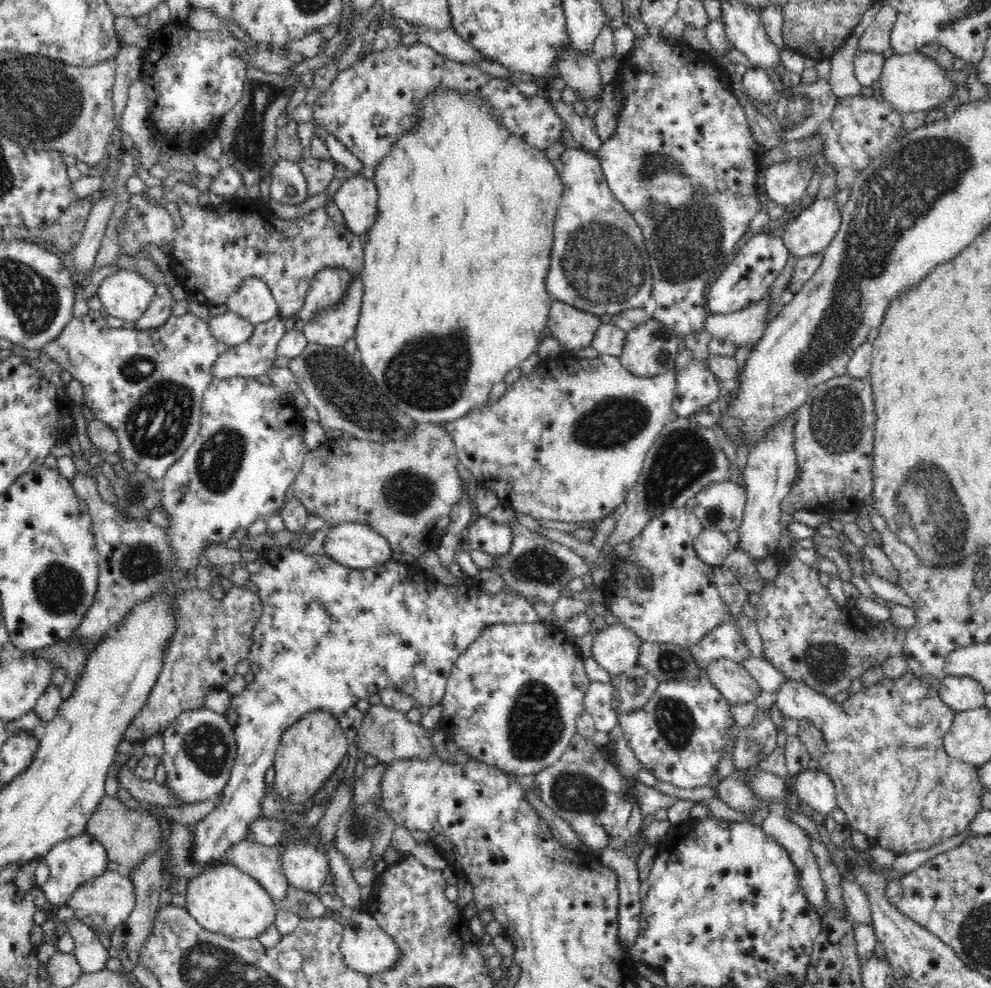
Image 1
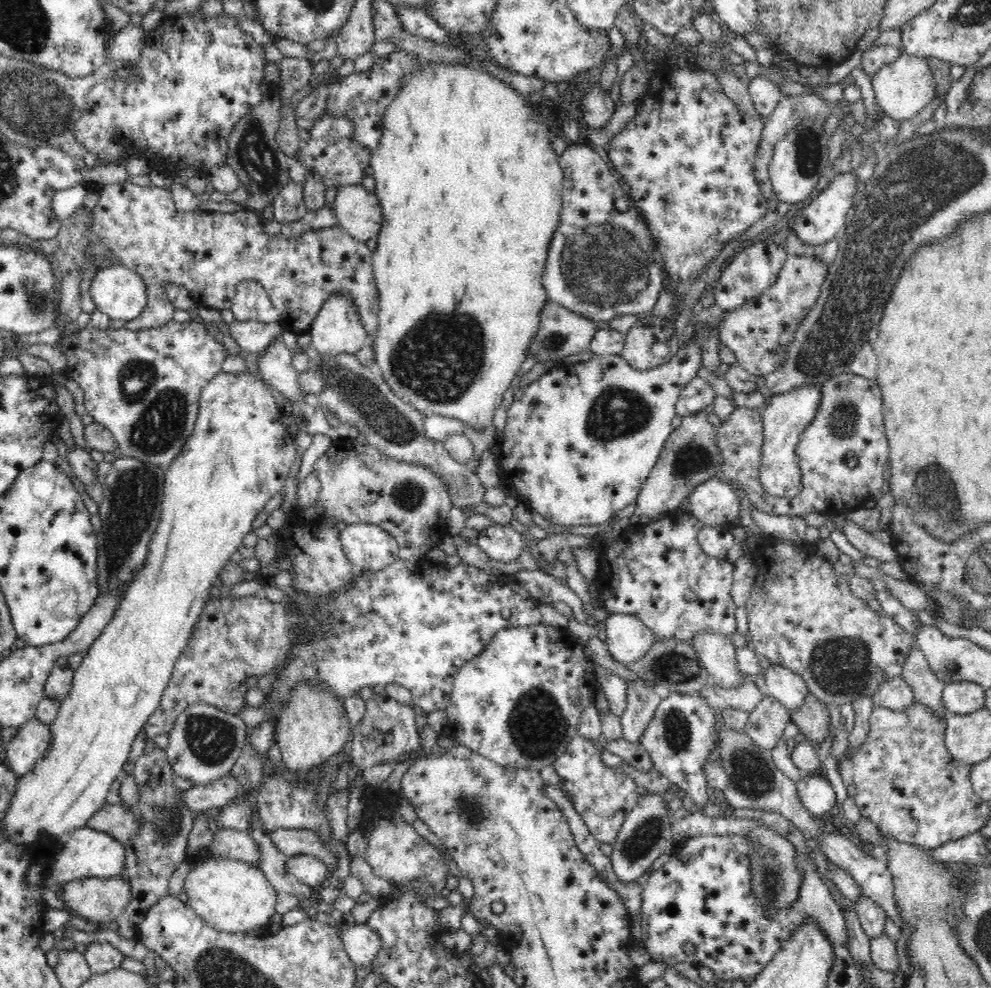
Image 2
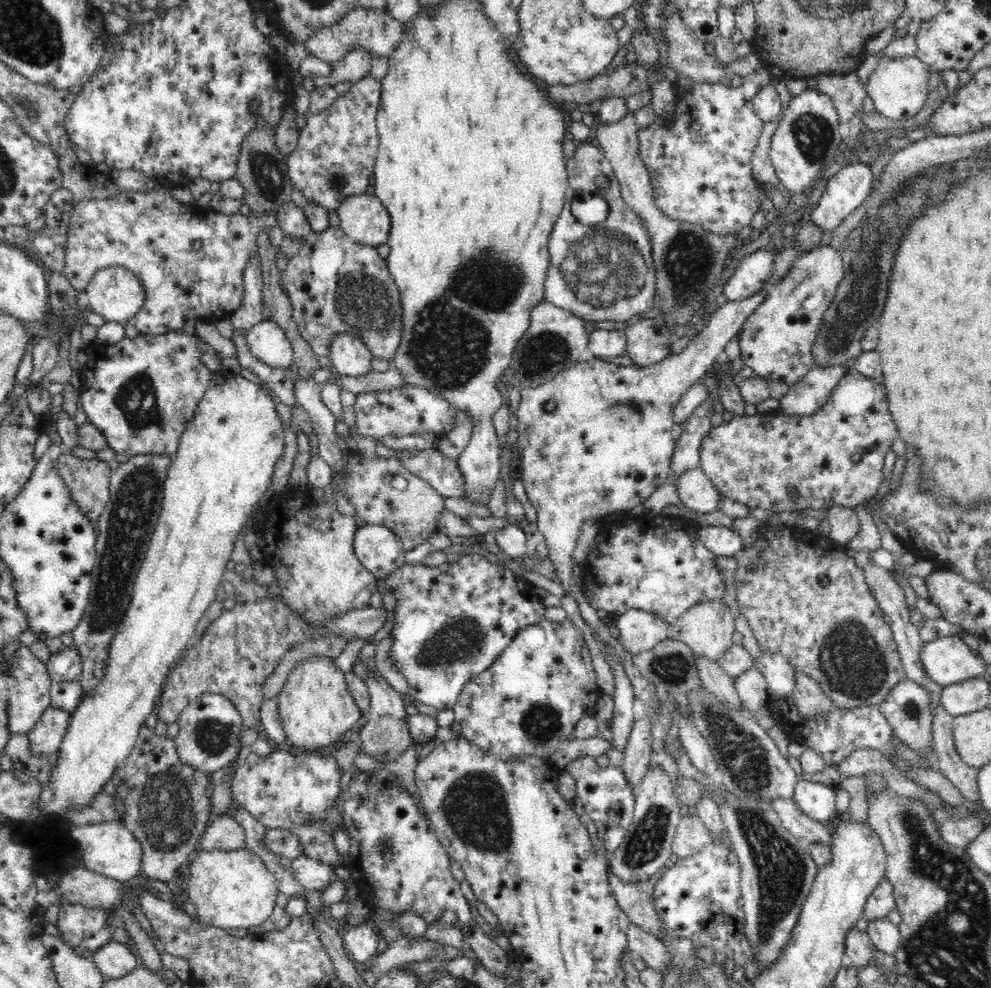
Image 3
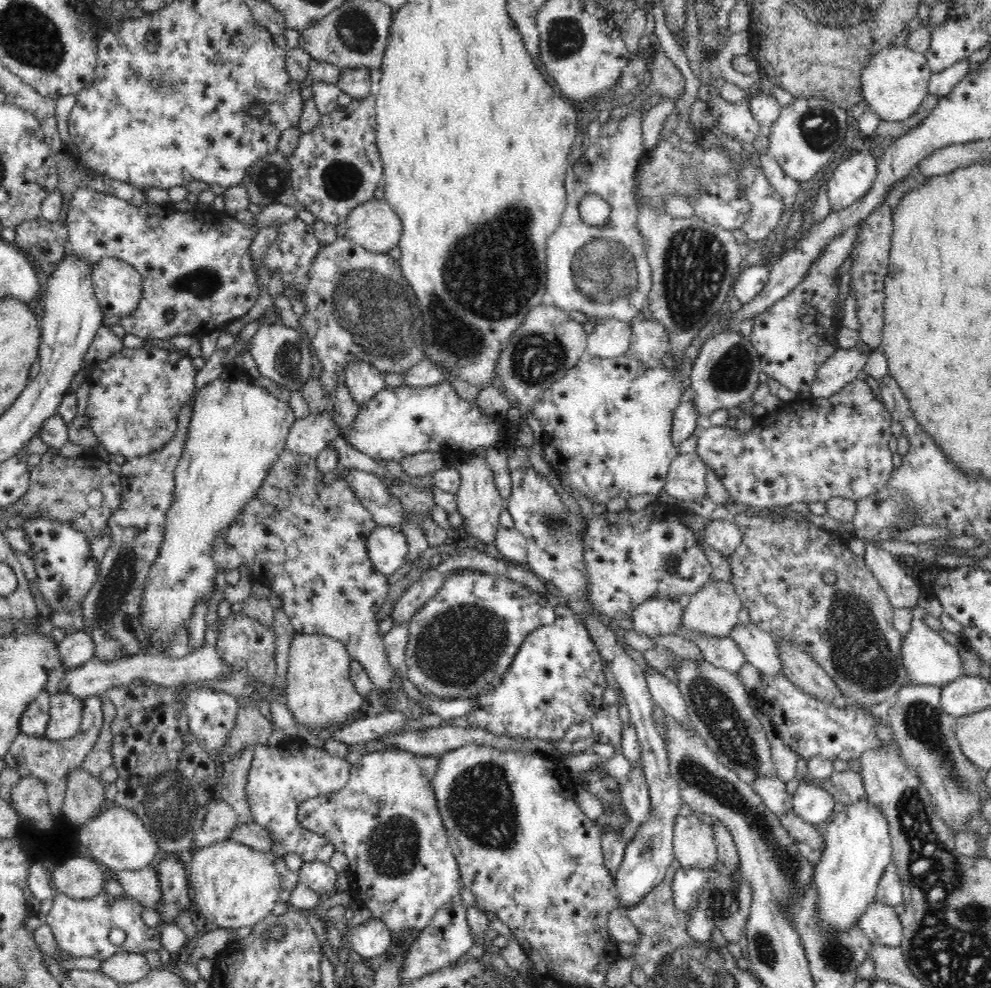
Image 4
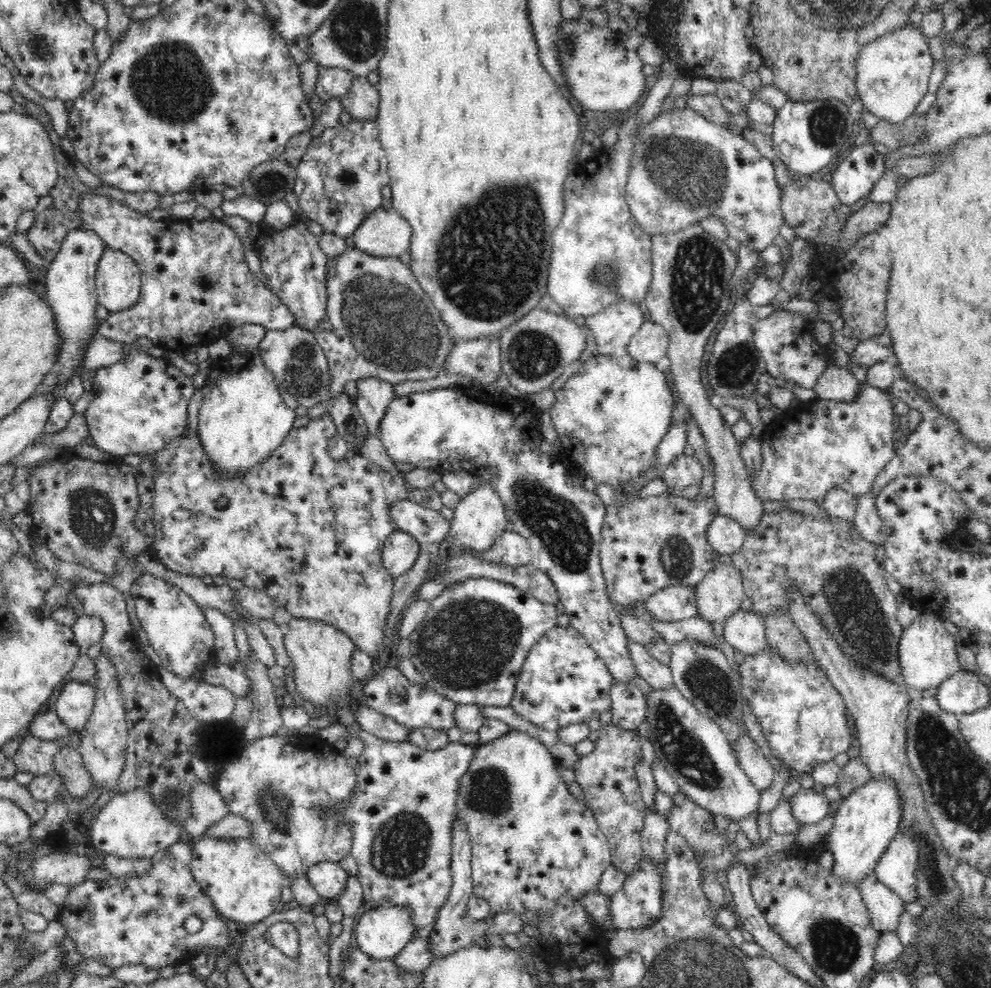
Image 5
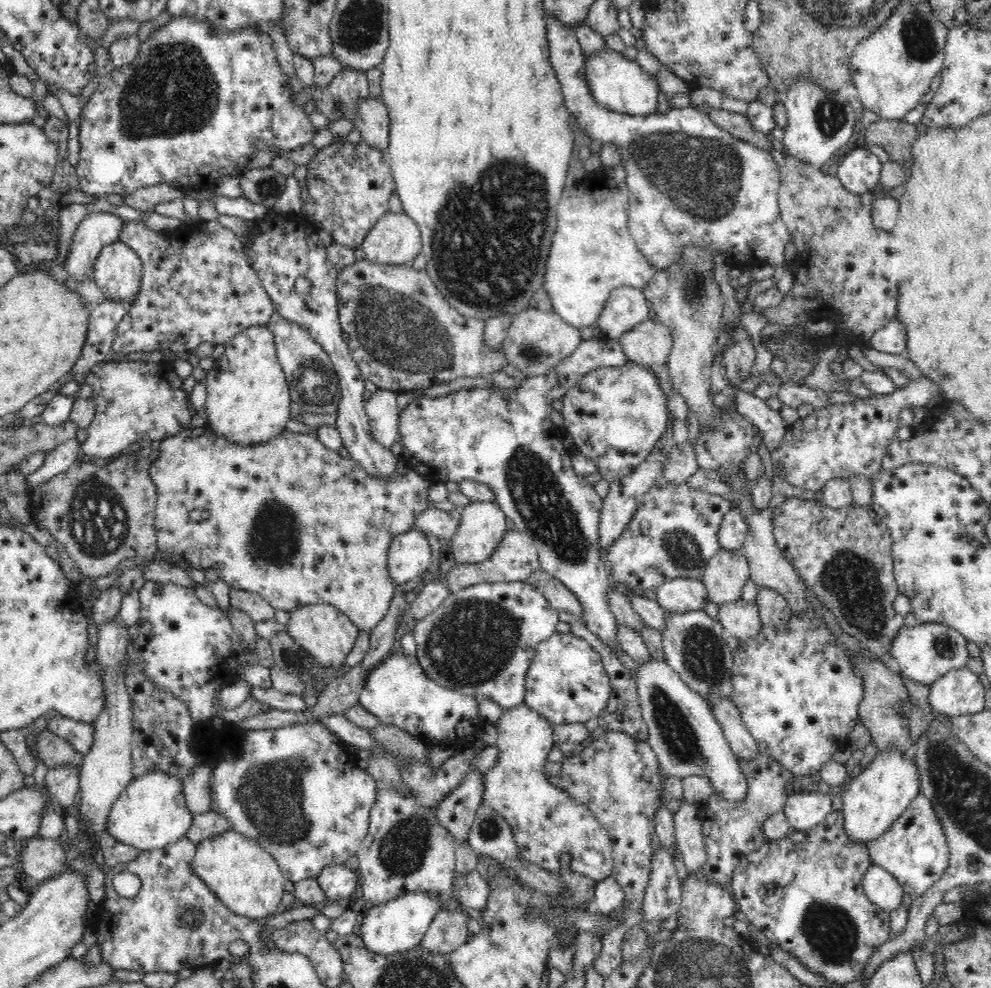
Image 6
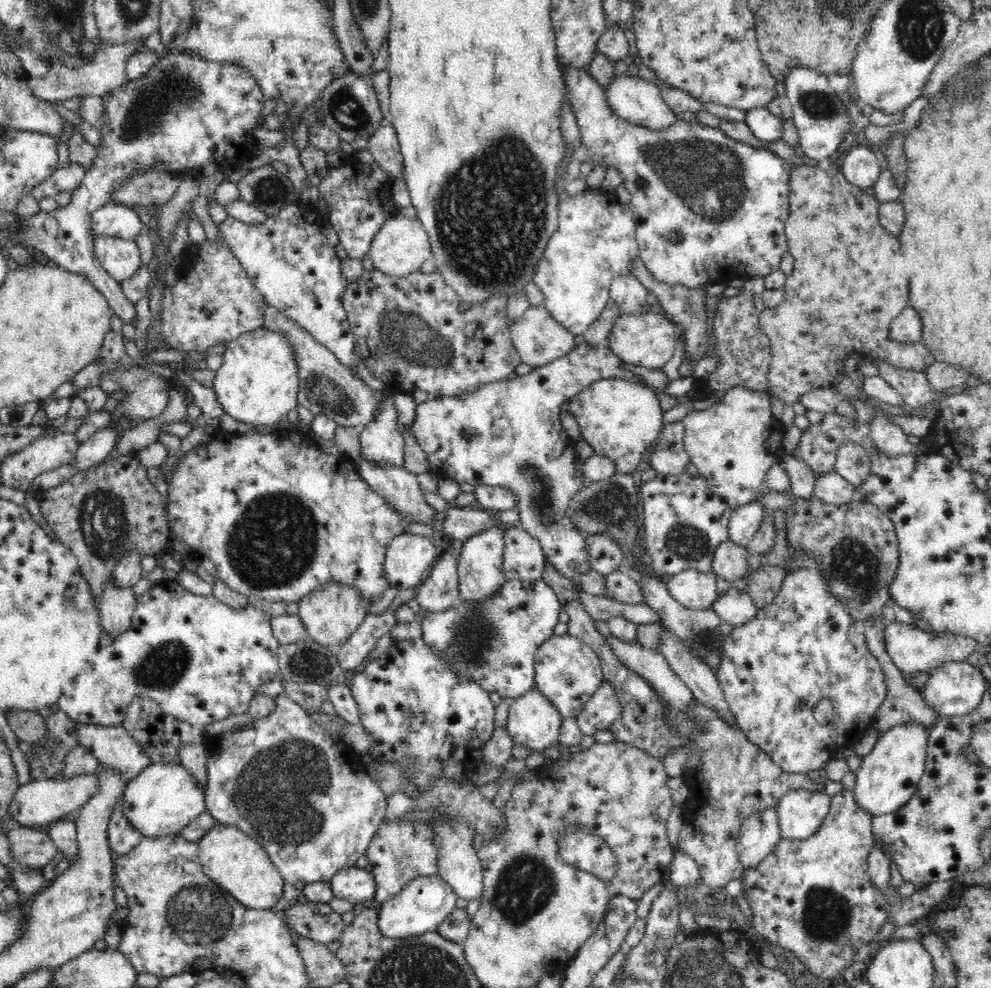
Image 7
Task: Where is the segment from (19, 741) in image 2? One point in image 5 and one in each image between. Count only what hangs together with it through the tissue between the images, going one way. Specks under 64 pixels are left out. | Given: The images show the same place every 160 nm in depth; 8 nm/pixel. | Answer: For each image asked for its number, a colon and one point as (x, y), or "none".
3: (45, 738)
4: (66, 712)
5: (74, 707)

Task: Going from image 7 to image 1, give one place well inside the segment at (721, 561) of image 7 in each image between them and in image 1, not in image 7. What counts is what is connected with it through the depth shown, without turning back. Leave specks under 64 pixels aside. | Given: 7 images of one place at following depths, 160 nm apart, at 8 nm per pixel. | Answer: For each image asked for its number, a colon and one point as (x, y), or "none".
1: (734, 682)
2: (716, 652)
3: (707, 627)
4: (713, 611)
5: (719, 595)
6: (725, 574)

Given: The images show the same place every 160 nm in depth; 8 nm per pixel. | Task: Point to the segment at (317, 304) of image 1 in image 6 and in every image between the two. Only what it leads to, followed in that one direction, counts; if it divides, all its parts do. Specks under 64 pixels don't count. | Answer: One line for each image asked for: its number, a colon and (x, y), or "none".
2: (336, 329)
3: (349, 355)
4: (364, 380)
5: (374, 394)
6: (382, 410)

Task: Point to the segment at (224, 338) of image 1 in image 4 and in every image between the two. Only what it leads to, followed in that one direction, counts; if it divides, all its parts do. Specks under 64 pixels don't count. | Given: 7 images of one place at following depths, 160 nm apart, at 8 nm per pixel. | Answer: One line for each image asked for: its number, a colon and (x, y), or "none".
2: (252, 336)
3: (266, 341)
4: (280, 353)

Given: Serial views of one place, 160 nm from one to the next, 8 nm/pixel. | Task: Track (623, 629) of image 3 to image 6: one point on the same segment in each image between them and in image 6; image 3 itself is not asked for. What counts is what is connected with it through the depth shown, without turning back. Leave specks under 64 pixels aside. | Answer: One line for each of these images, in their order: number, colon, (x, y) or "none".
4: (656, 617)
5: (676, 603)
6: (681, 595)

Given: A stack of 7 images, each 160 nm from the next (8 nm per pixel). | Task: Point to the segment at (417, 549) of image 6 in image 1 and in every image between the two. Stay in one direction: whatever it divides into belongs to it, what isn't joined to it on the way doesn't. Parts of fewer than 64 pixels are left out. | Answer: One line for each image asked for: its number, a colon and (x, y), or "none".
1: (354, 545)
2: (369, 547)
3: (376, 547)
4: (387, 547)
5: (398, 554)

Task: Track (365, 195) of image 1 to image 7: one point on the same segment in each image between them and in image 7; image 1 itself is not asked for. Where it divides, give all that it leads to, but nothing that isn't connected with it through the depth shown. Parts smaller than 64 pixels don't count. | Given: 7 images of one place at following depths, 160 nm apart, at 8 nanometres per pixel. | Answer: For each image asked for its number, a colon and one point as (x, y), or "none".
2: (358, 211)
3: (363, 218)
4: (374, 225)
5: (384, 233)
6: (395, 239)
7: (401, 246)

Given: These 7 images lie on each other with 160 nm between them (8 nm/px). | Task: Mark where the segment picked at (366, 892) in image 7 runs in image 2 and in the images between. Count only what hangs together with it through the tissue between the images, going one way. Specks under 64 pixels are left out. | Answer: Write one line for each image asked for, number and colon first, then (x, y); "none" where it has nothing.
2: (310, 870)
3: (314, 874)
4: (320, 877)
5: (329, 879)
6: (338, 882)

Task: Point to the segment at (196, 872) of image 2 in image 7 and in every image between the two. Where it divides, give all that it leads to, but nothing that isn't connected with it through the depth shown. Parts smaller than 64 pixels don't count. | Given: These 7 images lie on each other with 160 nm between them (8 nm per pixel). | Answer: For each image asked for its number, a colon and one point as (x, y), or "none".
3: (230, 889)
4: (234, 885)
5: (242, 881)
6: (244, 876)
7: (241, 866)

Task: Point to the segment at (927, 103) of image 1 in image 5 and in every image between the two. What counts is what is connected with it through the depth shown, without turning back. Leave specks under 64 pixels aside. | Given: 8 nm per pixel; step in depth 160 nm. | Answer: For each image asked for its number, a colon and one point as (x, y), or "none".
2: (902, 88)
3: (898, 86)
4: (895, 81)
5: (892, 76)

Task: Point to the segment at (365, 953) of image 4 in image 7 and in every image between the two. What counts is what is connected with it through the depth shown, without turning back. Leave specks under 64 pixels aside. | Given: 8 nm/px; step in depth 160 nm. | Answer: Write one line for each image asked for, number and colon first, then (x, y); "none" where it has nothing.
5: (381, 933)
6: (398, 925)
7: (422, 904)

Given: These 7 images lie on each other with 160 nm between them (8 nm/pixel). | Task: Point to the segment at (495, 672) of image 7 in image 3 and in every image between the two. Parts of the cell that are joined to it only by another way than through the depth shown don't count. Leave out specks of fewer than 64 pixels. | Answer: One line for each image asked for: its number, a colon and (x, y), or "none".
3: (451, 621)
4: (461, 642)
5: (470, 647)
6: (481, 639)

